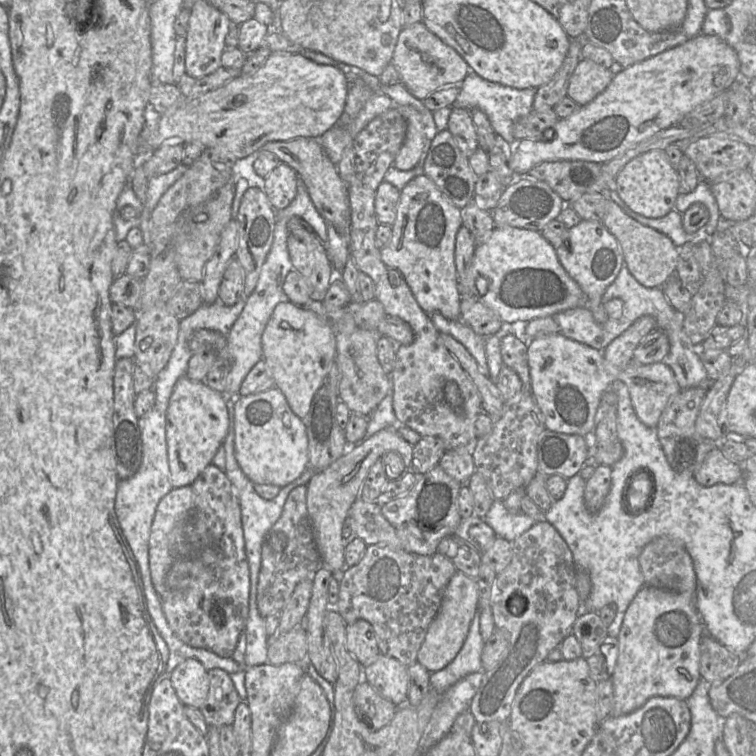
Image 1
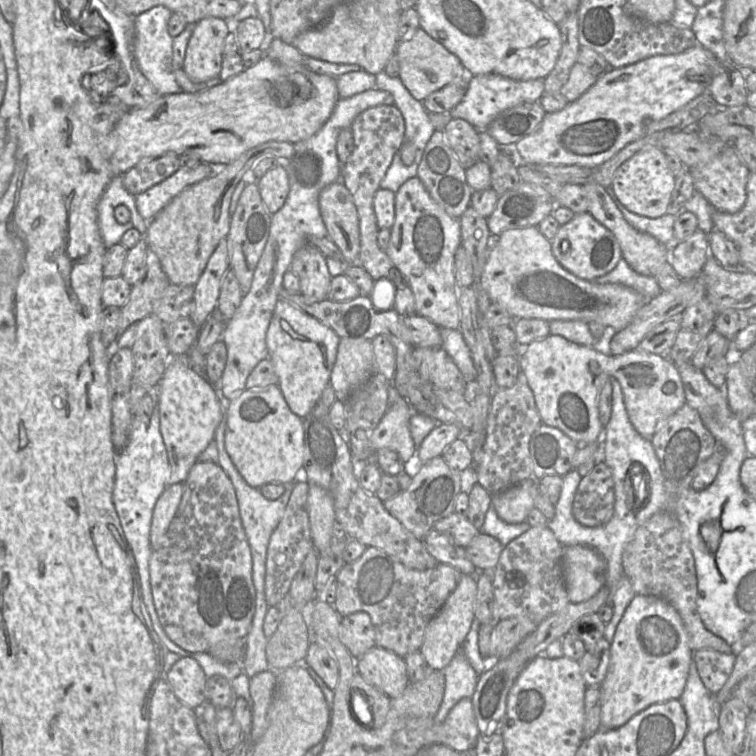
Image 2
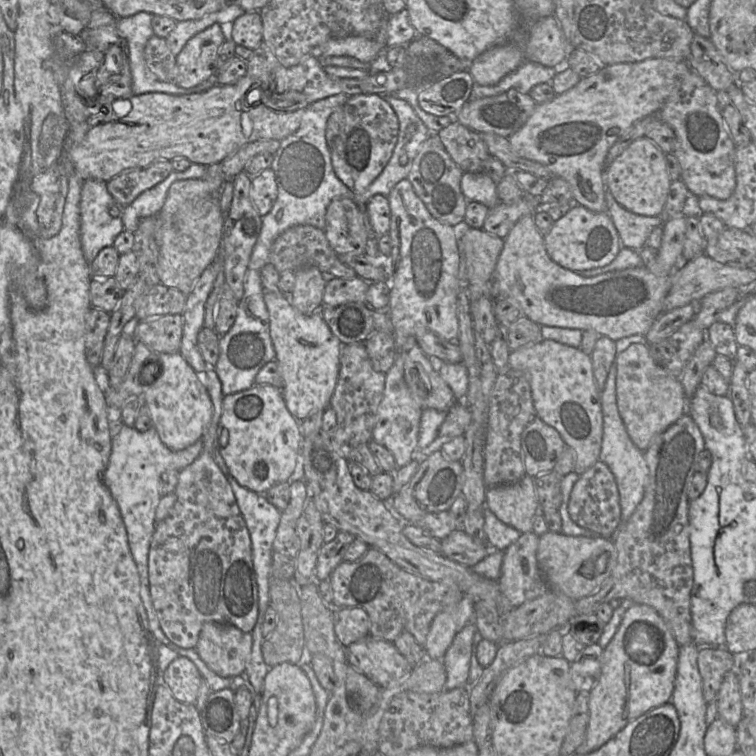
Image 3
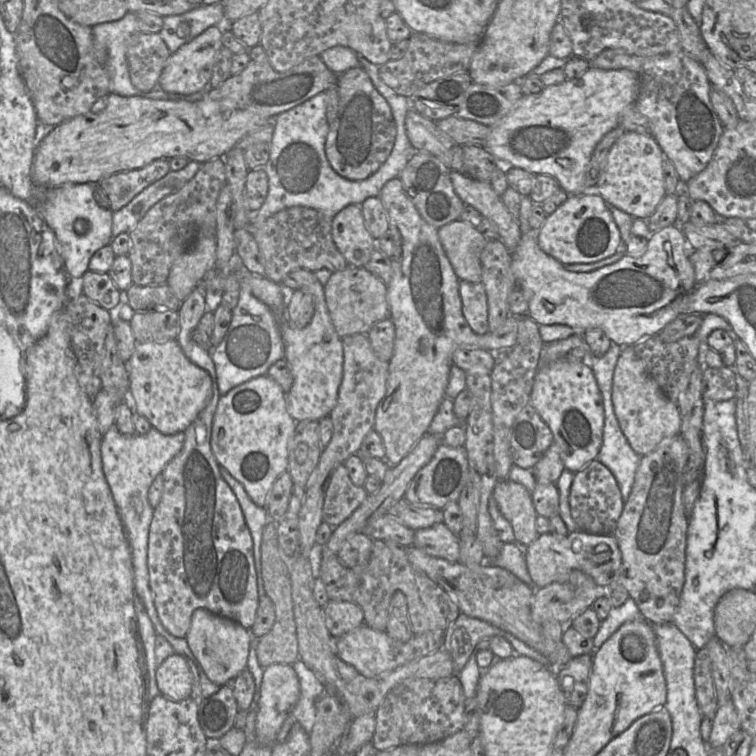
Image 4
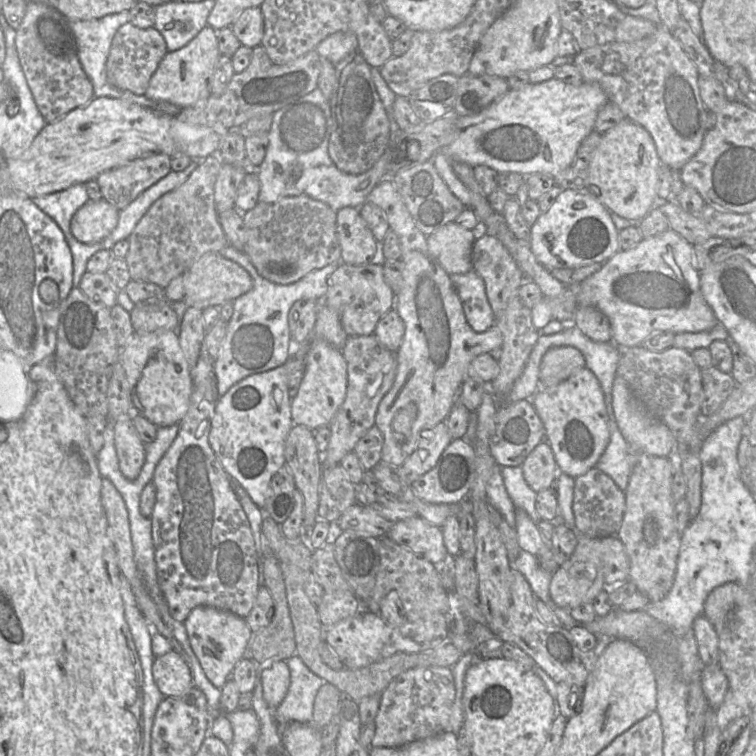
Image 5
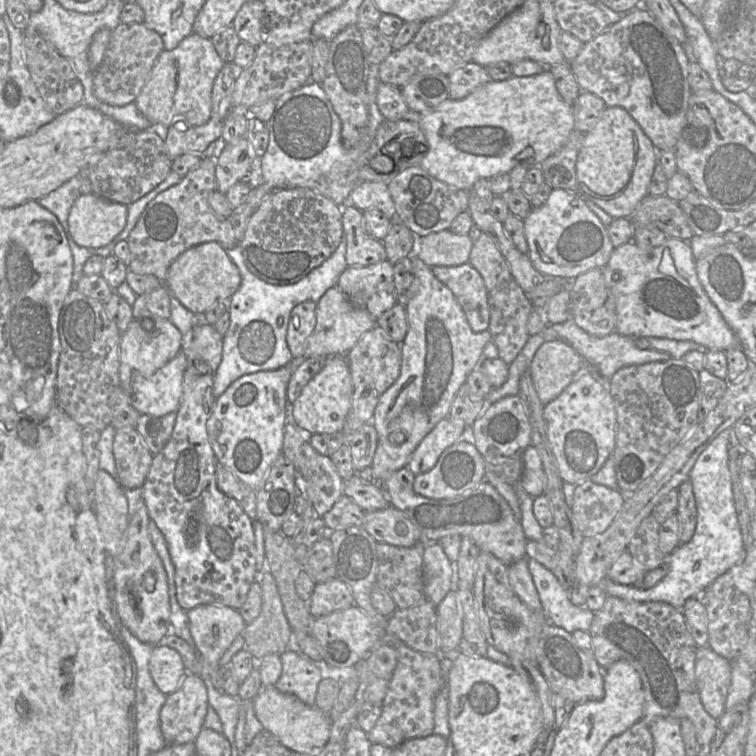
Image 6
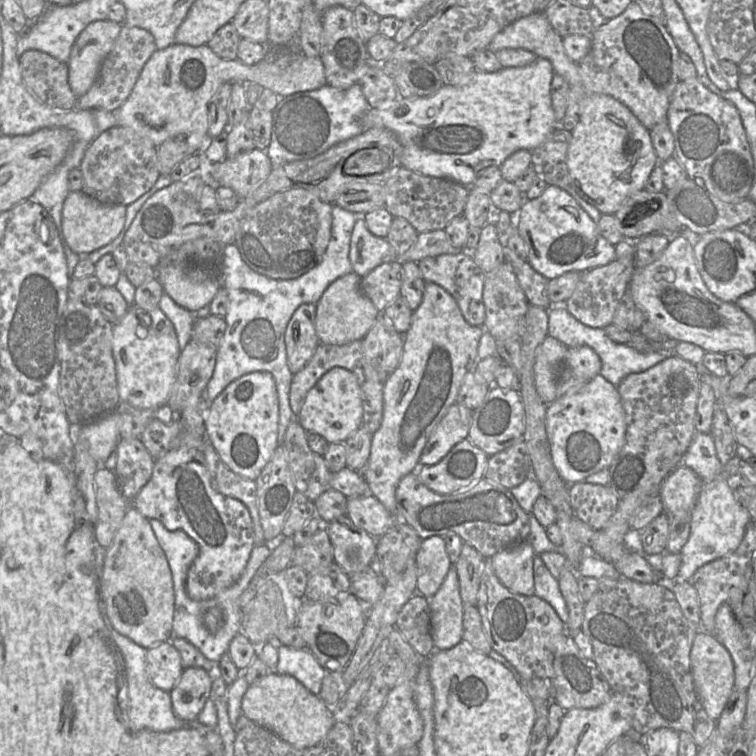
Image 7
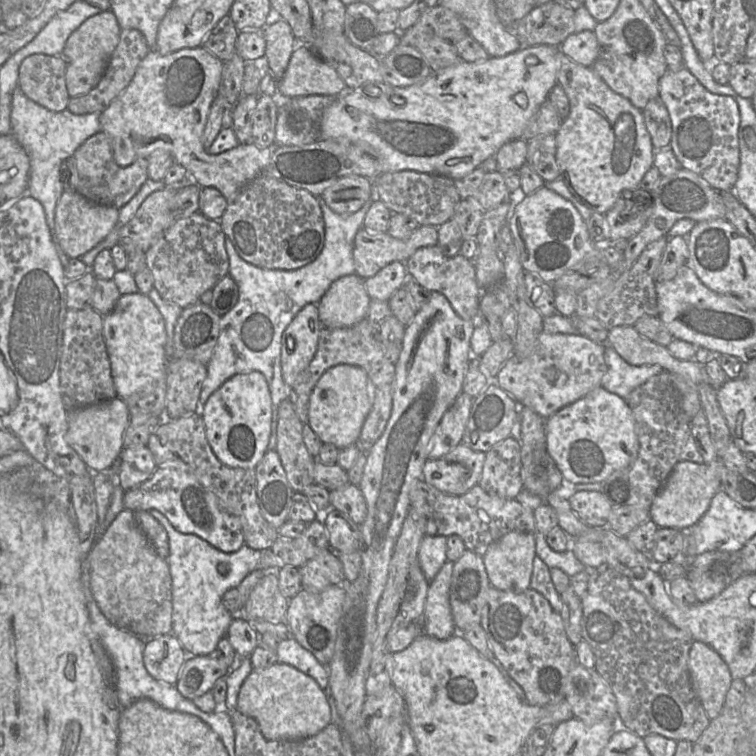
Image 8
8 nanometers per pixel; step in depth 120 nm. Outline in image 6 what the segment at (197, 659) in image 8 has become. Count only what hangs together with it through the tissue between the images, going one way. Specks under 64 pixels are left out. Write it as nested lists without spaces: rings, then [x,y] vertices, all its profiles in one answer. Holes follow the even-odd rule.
[[[187,673],[179,688],[167,695],[160,712],[160,728],[167,744],[194,742],[204,728],[208,694],[203,679]]]

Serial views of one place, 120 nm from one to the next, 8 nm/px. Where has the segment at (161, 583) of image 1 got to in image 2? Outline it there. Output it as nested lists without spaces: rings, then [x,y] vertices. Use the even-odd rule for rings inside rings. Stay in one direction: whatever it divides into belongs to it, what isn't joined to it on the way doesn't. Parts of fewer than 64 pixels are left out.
[[[184,483],[167,486],[158,498],[152,516],[150,544],[152,551],[160,547],[161,542],[176,515],[184,491]]]

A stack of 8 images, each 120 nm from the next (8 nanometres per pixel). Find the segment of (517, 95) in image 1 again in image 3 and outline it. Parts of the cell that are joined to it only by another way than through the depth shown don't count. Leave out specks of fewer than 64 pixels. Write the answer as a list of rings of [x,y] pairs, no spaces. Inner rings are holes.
[[[525,61],[520,67],[503,77],[492,86],[478,85],[474,82],[470,98],[483,98],[502,94],[509,89],[528,94],[537,84],[551,83],[560,68],[546,67],[536,62]]]

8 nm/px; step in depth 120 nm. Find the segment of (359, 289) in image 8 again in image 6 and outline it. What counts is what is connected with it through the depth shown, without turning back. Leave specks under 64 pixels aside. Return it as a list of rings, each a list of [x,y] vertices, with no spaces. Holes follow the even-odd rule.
[[[335,285],[331,287],[328,291],[326,291],[326,293],[318,301],[317,309],[316,309],[316,324],[314,331],[306,343],[306,348],[302,358],[295,358],[295,359],[308,359],[311,357],[345,356],[354,347],[354,345],[358,342],[358,340],[362,337],[362,335],[367,331],[369,331],[370,329],[374,328],[376,325],[377,325],[377,319],[375,319],[368,311],[355,307],[347,299],[347,297],[342,292],[342,290],[337,285]]]

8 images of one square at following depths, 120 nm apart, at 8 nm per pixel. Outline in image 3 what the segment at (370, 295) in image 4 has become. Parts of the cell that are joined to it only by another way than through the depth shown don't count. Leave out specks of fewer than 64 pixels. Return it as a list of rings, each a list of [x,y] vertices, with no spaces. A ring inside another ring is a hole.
[[[359,276],[352,279],[334,278],[326,284],[323,306],[337,307],[349,302],[367,304],[369,282]]]

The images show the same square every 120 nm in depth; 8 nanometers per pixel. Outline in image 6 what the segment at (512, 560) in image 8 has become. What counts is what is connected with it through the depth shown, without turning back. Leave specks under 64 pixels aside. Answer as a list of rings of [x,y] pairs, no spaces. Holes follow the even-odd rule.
[[[524,557],[508,566],[509,582],[518,597],[529,608],[542,611],[542,604],[528,566],[528,558]]]

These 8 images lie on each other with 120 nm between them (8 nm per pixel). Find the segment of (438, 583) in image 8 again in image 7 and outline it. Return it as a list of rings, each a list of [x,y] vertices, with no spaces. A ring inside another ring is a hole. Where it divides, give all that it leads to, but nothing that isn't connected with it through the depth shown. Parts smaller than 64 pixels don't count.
[[[455,564],[430,598],[430,632],[436,650],[446,650],[462,641],[464,602]]]

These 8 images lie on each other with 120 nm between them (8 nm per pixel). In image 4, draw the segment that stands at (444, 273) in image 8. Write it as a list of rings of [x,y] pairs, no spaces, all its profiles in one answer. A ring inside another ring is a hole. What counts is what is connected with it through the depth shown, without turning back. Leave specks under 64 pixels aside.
[[[460,280],[459,293],[462,301],[463,315],[473,330],[478,335],[489,331],[488,302],[485,287],[482,282],[468,282]]]

